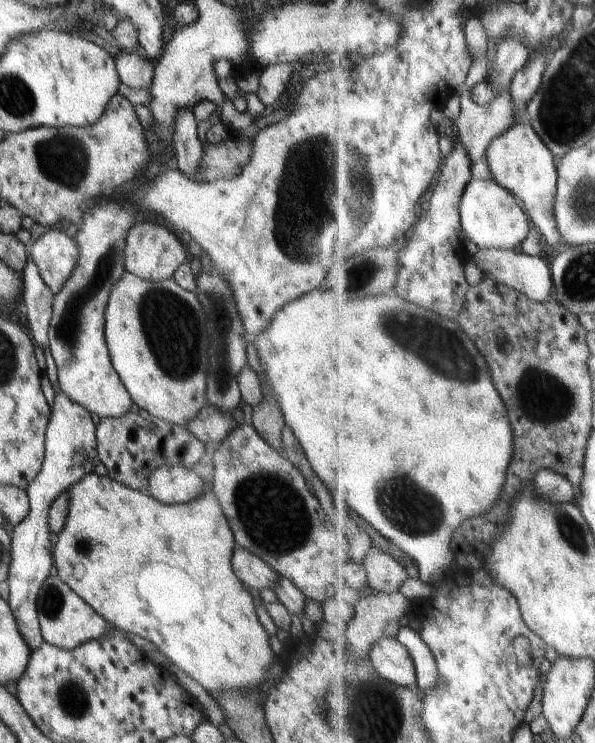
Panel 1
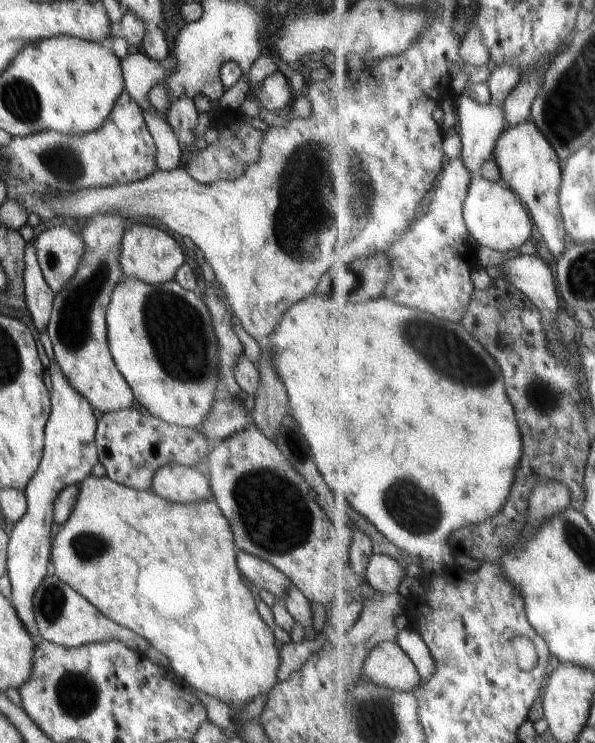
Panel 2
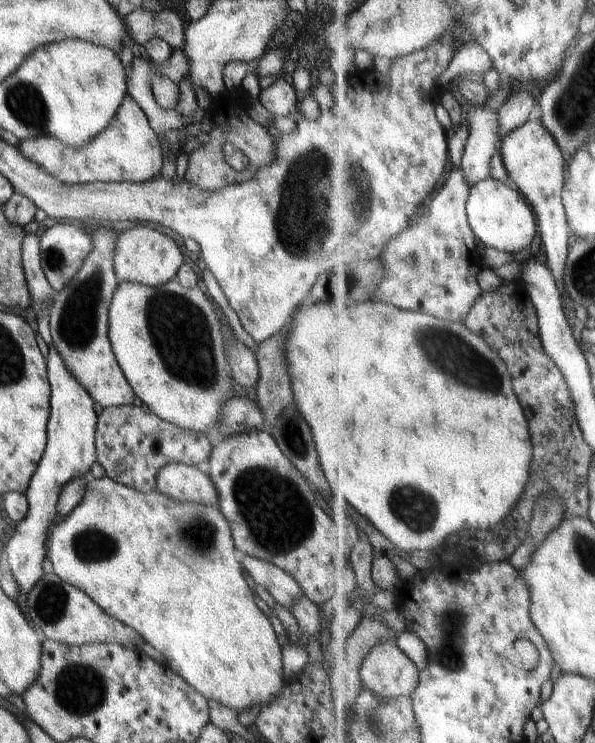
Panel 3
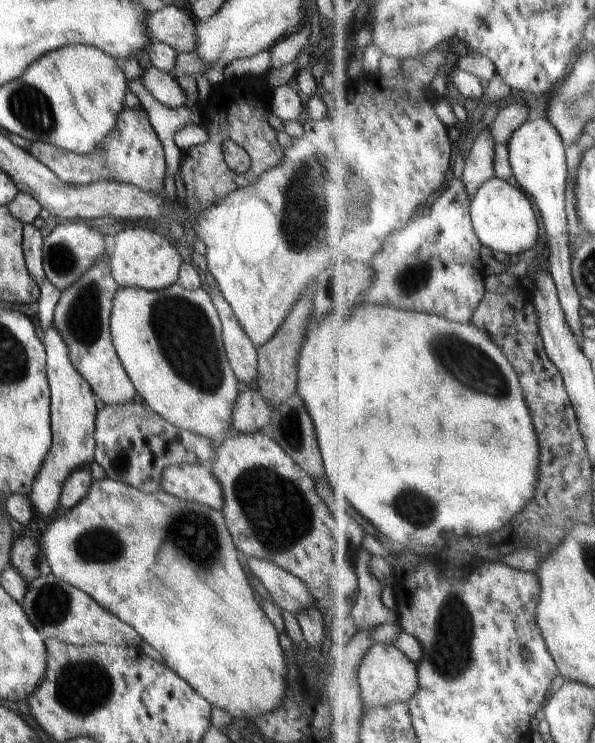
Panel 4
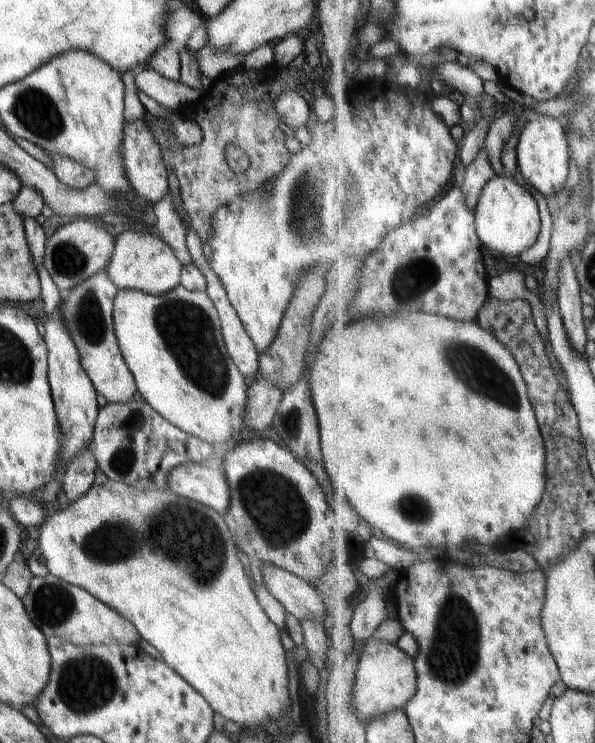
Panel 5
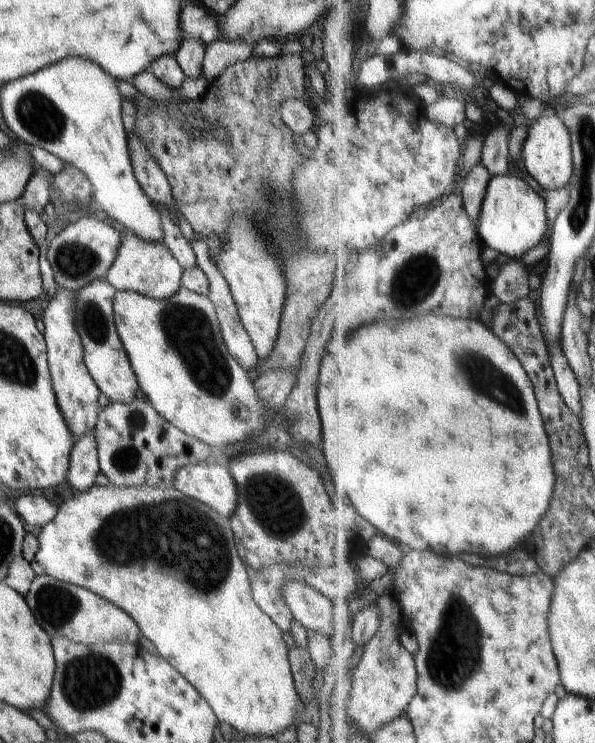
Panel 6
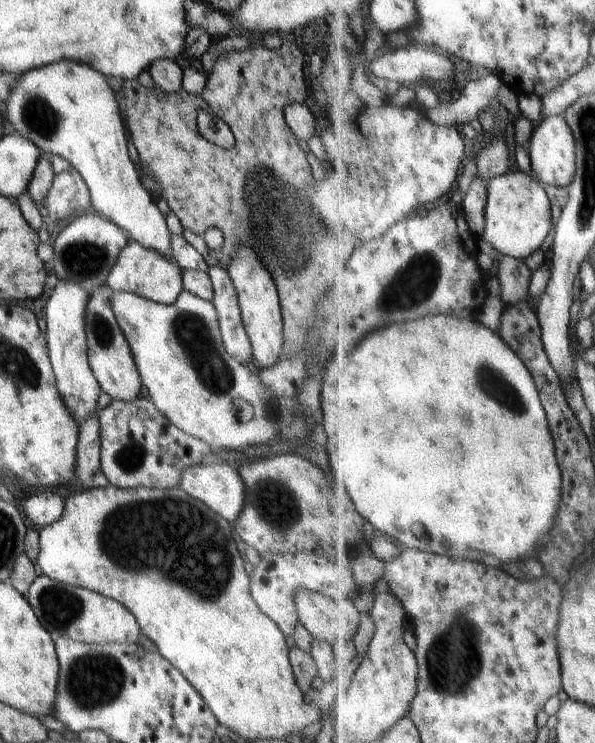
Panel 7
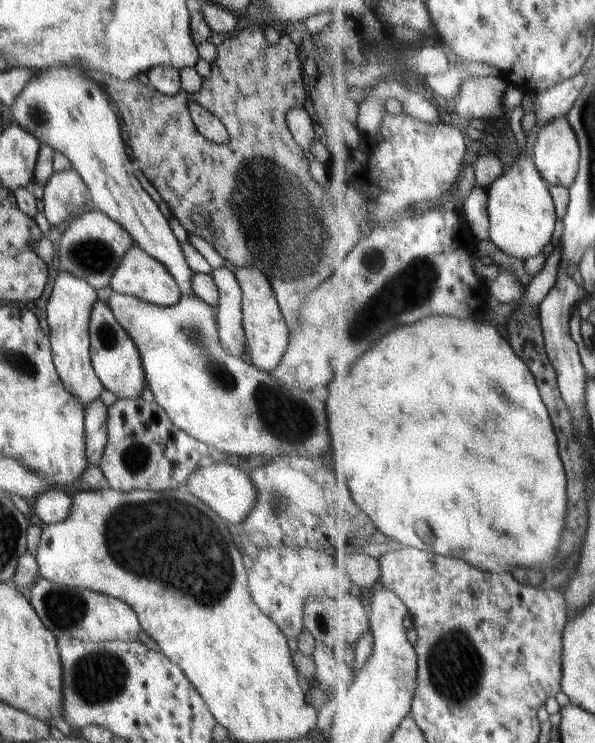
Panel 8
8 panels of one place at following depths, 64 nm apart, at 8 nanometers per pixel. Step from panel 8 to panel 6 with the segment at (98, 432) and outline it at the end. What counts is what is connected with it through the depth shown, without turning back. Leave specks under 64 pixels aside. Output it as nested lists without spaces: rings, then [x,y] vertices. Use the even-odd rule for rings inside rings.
[[[92,430],[92,432],[86,432],[82,438],[75,440],[72,452],[70,452],[66,481],[72,489],[84,492],[95,485],[96,476],[100,471],[96,437]]]

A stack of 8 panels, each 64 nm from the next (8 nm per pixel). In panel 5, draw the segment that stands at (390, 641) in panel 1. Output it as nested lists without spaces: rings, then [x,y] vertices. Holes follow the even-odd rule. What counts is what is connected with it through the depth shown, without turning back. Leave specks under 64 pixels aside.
[[[387,640],[367,641],[366,652],[360,661],[359,678],[356,683],[356,702],[367,724],[376,718],[405,708],[419,691],[419,669],[416,661],[400,646]]]

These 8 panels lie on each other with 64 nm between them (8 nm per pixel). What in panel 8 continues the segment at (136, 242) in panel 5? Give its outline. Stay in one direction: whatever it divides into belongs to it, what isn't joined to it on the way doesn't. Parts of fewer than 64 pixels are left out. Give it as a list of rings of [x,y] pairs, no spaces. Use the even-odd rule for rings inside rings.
[[[136,243],[124,252],[124,256],[120,260],[120,266],[113,272],[109,285],[112,287],[113,292],[131,295],[138,298],[138,300],[156,304],[156,306],[171,307],[178,304],[181,298],[180,288],[178,288],[174,276],[168,272],[168,268],[160,260],[150,256]]]

